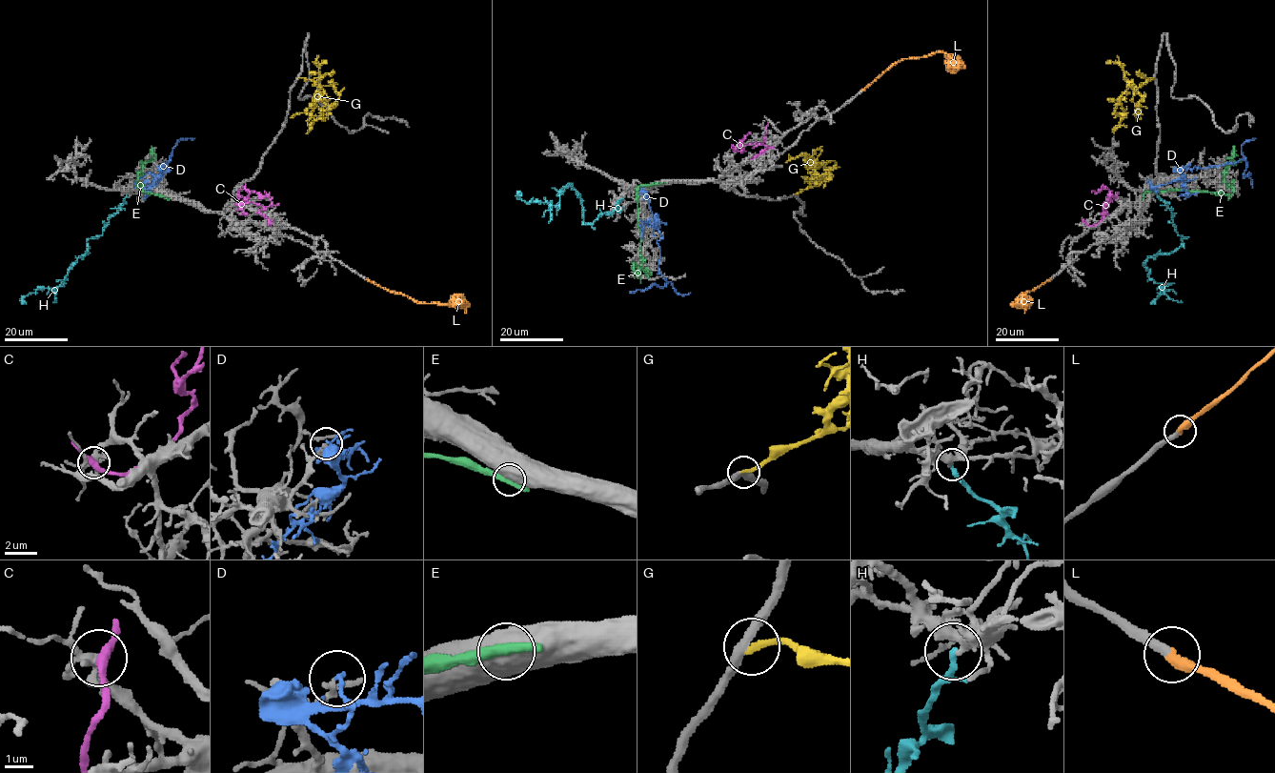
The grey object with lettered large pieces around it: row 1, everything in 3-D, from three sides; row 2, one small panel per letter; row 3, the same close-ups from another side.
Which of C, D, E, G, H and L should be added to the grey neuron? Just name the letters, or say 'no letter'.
L

